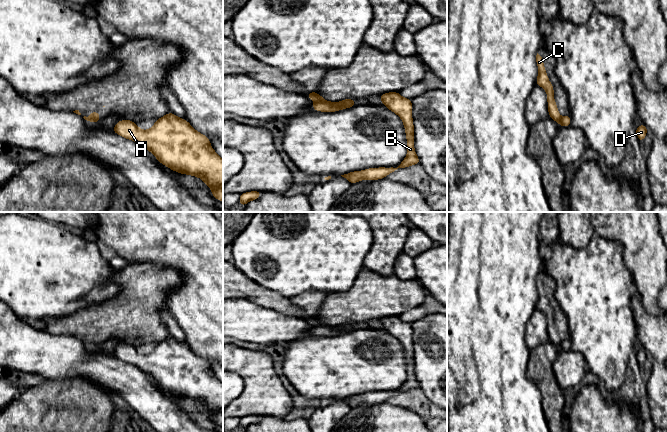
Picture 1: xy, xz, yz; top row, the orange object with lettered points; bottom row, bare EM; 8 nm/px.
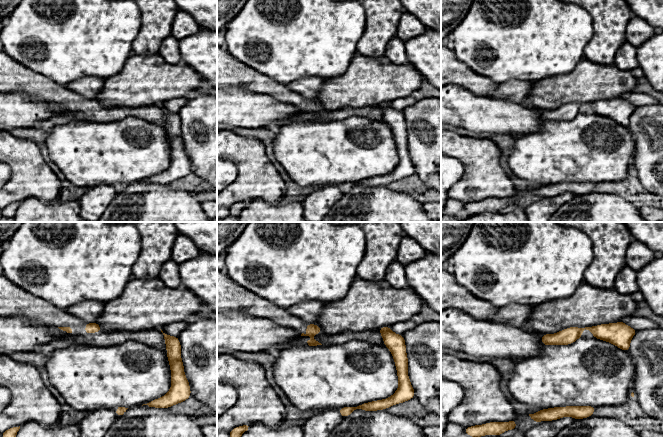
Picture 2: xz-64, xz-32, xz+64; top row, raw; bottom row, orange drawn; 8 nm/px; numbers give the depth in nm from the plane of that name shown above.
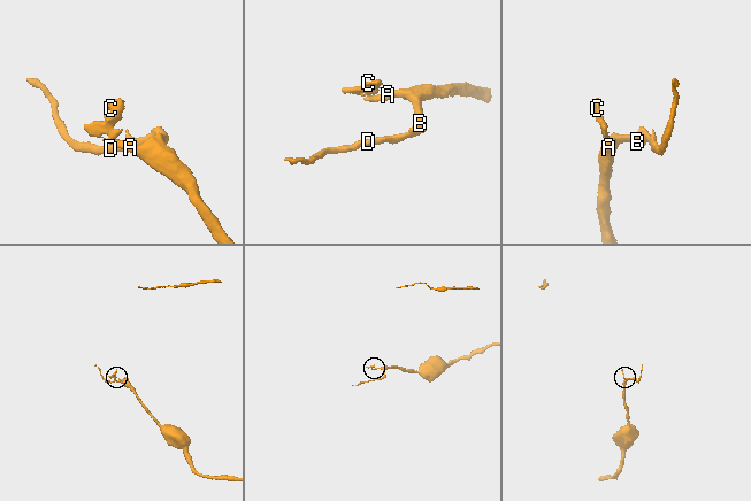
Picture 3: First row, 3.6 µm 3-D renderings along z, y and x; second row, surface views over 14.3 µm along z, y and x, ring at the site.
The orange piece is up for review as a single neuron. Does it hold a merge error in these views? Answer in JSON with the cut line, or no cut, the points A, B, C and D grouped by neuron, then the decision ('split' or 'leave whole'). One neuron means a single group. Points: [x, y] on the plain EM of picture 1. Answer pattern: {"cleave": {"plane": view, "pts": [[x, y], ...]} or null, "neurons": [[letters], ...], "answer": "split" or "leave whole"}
{"cleave": {"plane": "xz", "pts": [[323, 323], [316, 325]]}, "neurons": [["A", "B", "D"], ["C"]], "answer": "split"}

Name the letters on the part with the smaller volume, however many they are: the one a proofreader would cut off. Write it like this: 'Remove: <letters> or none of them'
Remove: C

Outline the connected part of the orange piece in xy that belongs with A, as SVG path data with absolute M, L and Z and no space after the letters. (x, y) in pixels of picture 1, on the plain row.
M169 336L157 343L148 354L140 353L131 344L120 344L115 348L113 356L140 368L171 394L202 403L211 412L212 419L223 426L223 383L214 375L209 362L195 354L187 344Z

